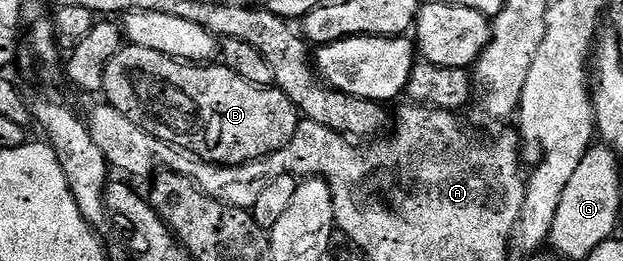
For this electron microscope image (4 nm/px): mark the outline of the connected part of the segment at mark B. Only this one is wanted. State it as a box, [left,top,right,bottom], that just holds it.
[103,44,299,164]

